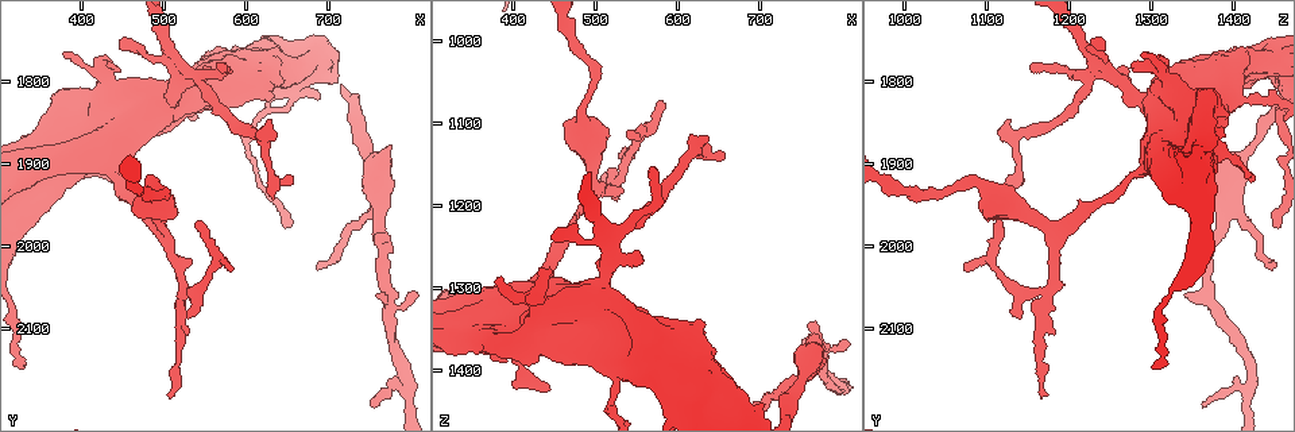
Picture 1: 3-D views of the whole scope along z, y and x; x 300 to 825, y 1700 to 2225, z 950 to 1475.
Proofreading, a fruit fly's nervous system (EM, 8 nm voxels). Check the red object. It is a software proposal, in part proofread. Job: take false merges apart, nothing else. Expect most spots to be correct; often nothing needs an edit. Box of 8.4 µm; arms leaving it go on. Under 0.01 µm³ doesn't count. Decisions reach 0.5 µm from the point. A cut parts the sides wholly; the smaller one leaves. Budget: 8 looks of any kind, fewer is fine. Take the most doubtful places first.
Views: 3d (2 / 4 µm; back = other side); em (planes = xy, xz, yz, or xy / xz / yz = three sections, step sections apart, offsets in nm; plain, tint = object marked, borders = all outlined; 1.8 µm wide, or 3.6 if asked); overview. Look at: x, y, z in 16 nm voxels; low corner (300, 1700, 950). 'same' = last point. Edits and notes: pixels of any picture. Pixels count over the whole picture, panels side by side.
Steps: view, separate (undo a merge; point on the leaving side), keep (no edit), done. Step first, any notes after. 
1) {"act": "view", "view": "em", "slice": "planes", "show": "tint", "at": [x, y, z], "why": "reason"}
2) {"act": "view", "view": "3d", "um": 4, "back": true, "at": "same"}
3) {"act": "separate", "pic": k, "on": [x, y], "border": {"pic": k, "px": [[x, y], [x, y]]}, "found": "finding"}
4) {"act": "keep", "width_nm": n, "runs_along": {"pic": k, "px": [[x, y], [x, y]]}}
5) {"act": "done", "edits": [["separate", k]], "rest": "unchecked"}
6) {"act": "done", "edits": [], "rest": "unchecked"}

{"act": "view", "view": "3d", "um": 2, "at": [520, 1790, 1250], "why": "four or more arms meet"}

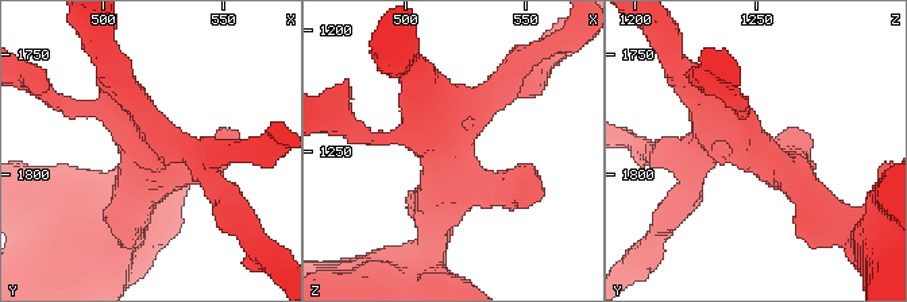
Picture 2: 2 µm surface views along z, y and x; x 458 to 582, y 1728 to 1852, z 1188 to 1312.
{"act": "view", "view": "em", "slice": "xy", "step": 8, "show": "borders", "at": [521, 1795, 1252], "why": "shape alone is not enough"}

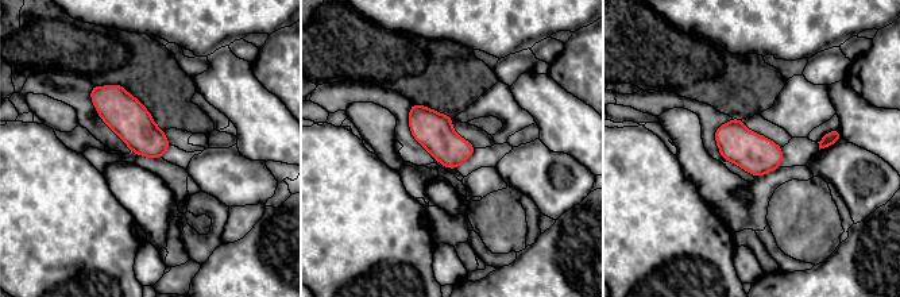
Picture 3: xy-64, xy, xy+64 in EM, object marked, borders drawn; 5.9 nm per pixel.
{"act": "keep", "width_nm": 220, "found": "continuous, no second neuron"}

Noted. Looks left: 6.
{"act": "view", "view": "em", "slice": "planes", "show": "tint", "at": [610, 1865, 1140], "why": "abrupt turn"}

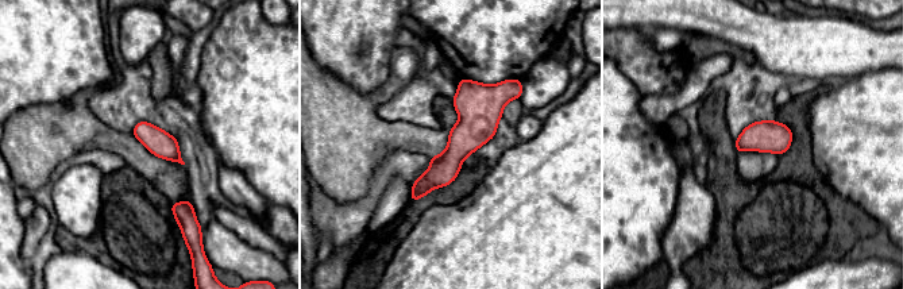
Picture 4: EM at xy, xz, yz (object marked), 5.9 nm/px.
{"act": "keep", "width_nm": 160, "runs_along": {"pic": 4, "px": [[513, 95], [478, 122], [415, 196]]}, "found": "all the same neuron"}

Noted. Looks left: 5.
{"act": "view", "view": "3d", "um": 4, "at": [385, 1860, 1360], "why": "closes a loop"}

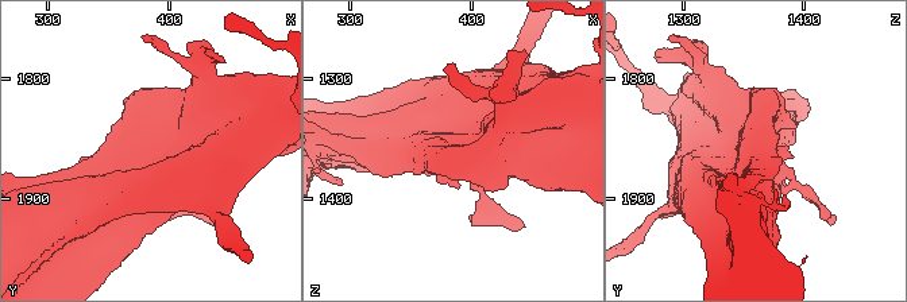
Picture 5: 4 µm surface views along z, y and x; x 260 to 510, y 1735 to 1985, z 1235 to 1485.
{"act": "view", "view": "em", "um": 3.6, "slice": "planes", "show": "tint", "at": [388, 1860, 1356], "why": "shape alone is not enough"}

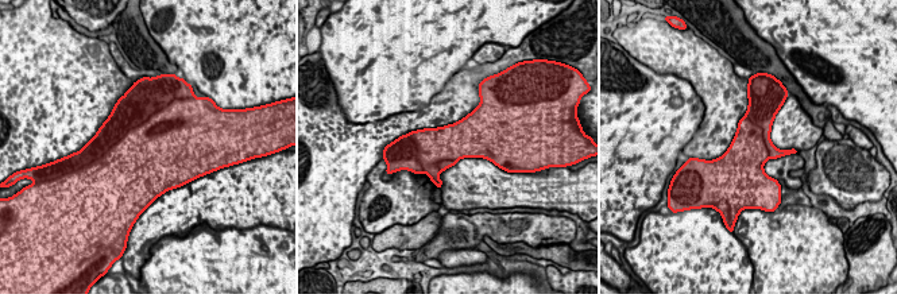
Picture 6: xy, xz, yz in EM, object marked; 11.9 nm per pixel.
{"act": "separate", "pic": 6, "on": [135, 107], "border": {"pic": 6, "px": [[169, 104], [131, 127], [101, 157]]}, "found": "a second neuron is stuck on"}

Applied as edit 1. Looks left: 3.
{"act": "done", "edits": [["separate", 6]], "rest": "unchecked"}

